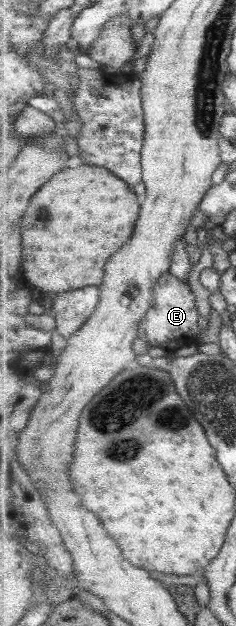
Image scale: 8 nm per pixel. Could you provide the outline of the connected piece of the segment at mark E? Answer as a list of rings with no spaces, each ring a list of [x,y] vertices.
[[[171,272],[164,273],[154,285],[154,307],[151,307],[138,325],[138,337],[150,346],[161,347],[174,352],[181,347],[198,344],[201,333],[199,311],[195,303],[195,293],[187,282],[175,277]]]

